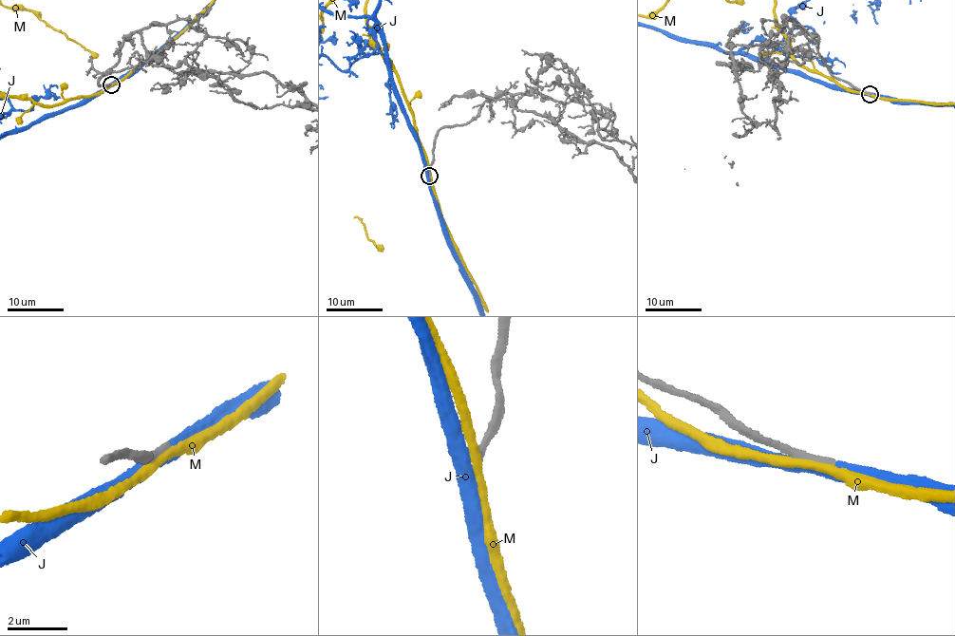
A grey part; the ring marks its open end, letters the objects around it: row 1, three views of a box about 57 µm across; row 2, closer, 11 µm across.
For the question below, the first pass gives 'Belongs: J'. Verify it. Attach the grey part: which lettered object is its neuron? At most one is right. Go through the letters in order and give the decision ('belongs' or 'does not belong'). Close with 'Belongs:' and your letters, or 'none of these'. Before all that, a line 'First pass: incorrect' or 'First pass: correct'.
First pass: correct
J: belongs
M: does not belong
Belongs: J

